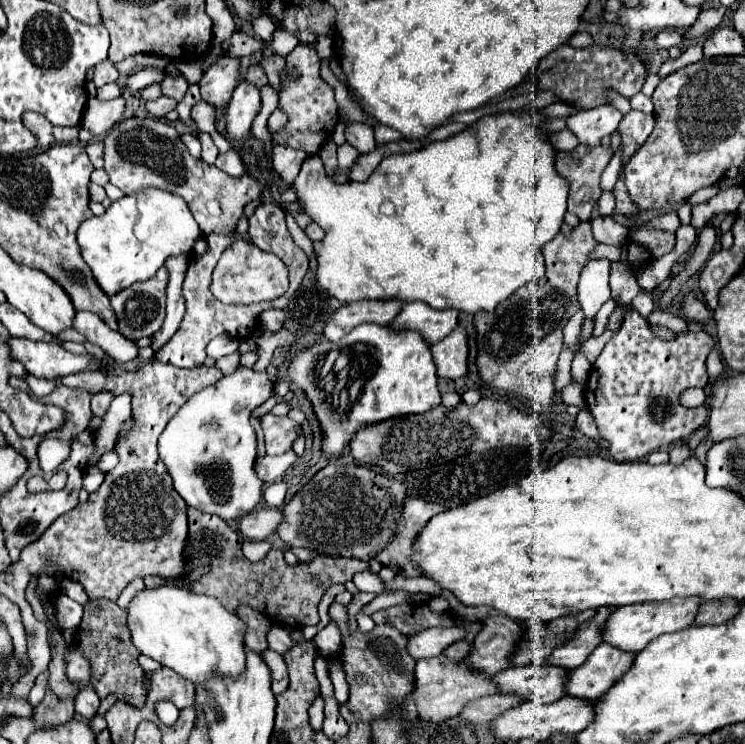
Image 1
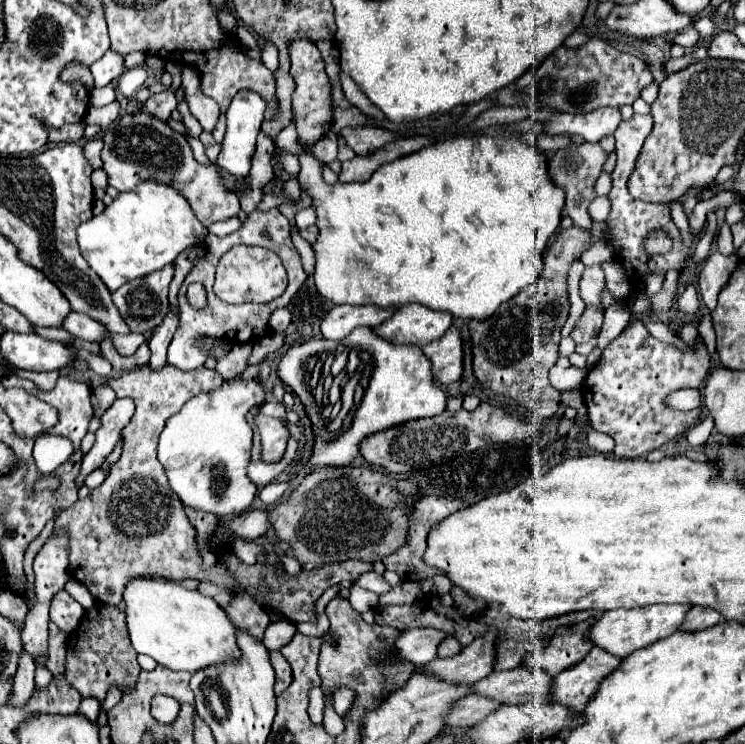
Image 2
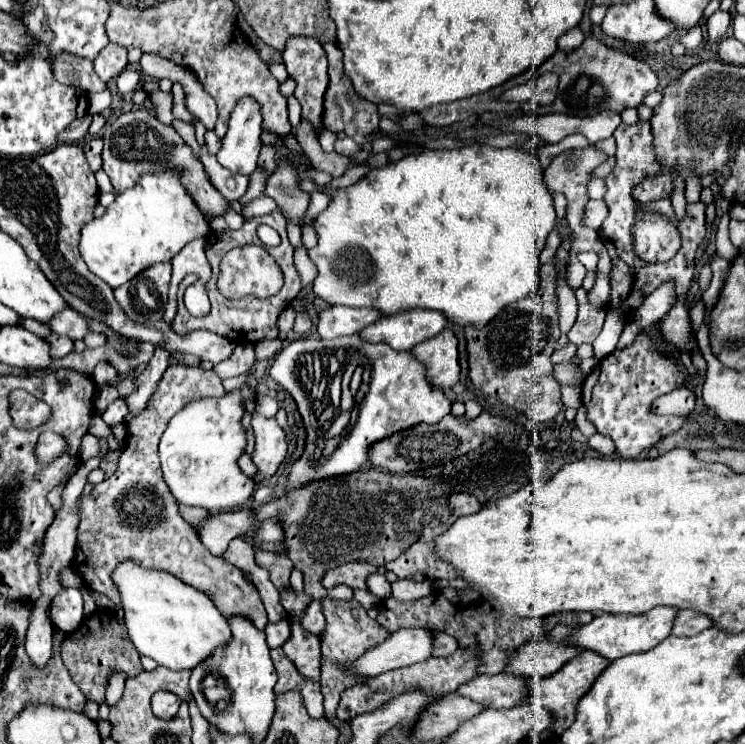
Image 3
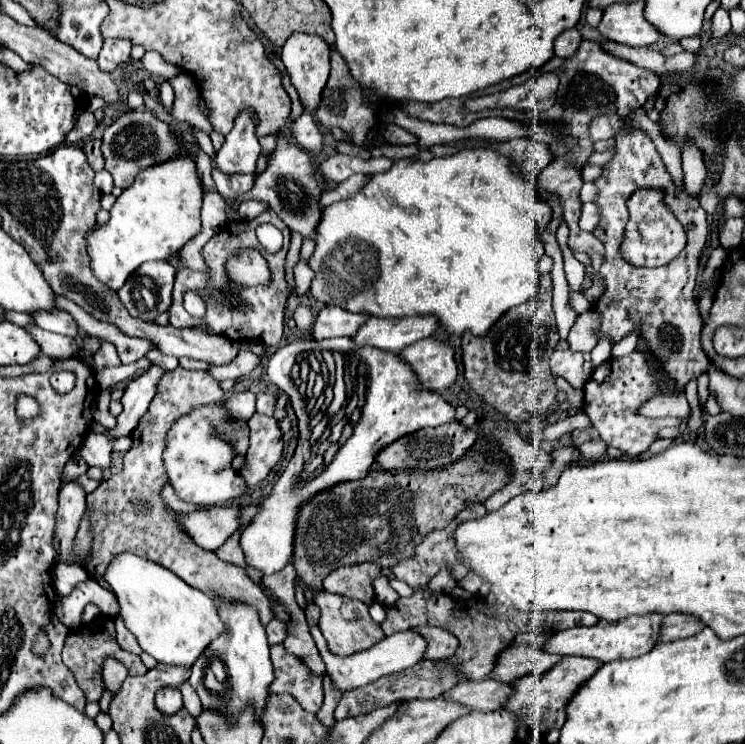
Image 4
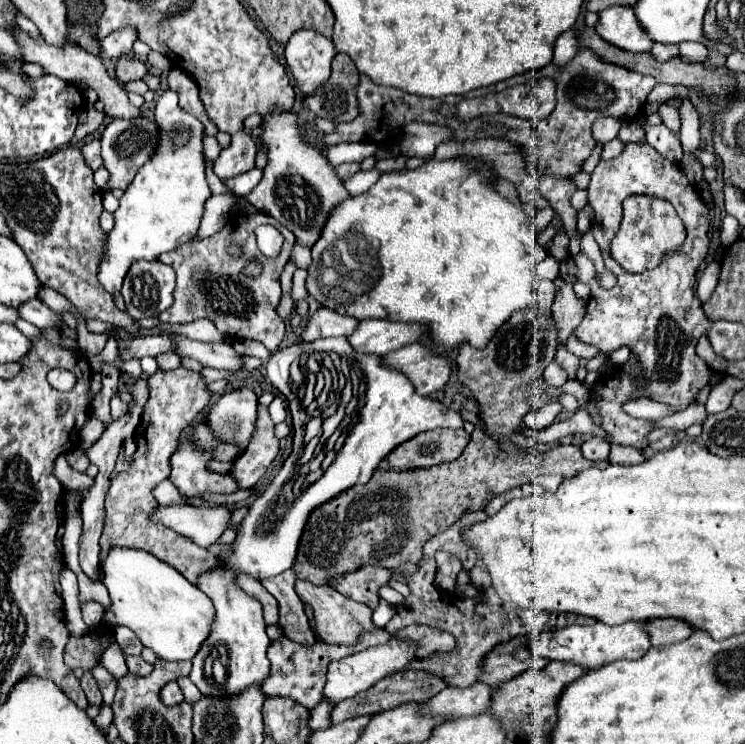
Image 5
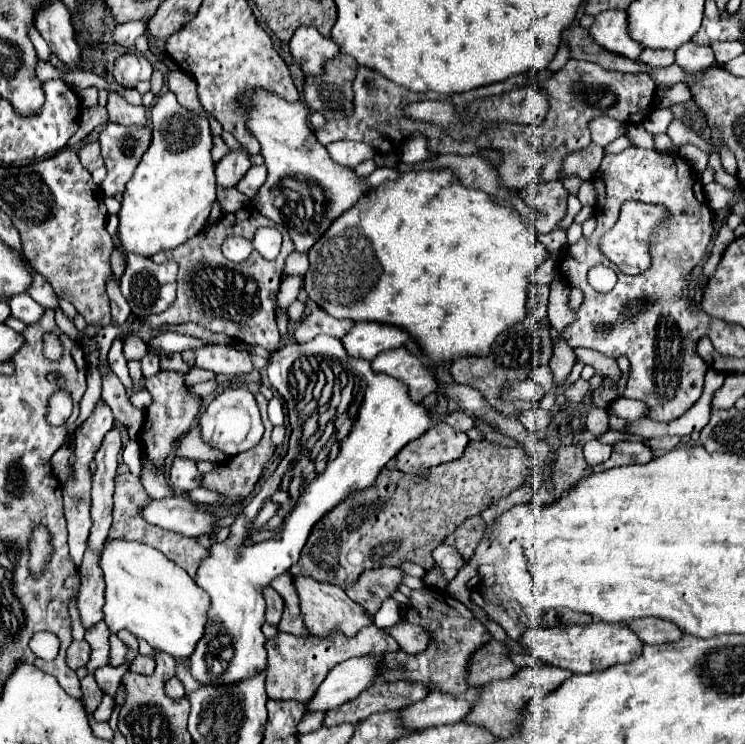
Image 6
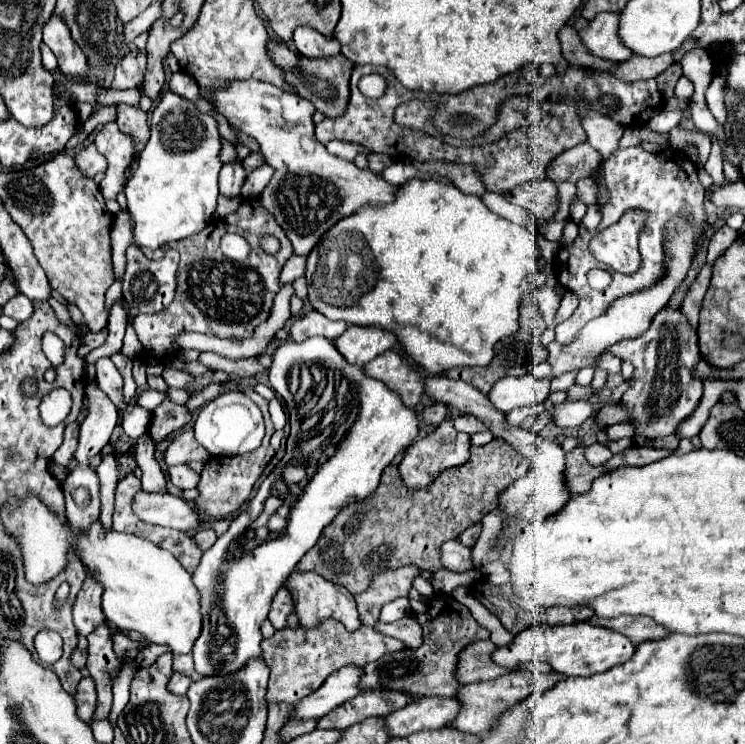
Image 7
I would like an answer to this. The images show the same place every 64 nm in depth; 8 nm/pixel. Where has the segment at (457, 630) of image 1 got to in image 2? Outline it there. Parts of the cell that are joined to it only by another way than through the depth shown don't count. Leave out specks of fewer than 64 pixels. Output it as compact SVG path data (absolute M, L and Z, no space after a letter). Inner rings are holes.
M418 628L418 630L408 630L400 632L394 648L396 656L400 660L408 660L412 664L428 664L430 660L436 658L438 644L446 638L448 634L436 628Z

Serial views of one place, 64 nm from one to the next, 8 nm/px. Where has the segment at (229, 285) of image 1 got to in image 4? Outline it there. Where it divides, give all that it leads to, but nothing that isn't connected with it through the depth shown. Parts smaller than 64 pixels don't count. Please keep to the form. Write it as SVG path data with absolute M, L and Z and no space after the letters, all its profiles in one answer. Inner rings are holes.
M252 248L241 251L238 258L230 258L228 274L234 282L244 286L256 286L256 284L268 284L270 282L270 270L264 256L260 256L258 250Z

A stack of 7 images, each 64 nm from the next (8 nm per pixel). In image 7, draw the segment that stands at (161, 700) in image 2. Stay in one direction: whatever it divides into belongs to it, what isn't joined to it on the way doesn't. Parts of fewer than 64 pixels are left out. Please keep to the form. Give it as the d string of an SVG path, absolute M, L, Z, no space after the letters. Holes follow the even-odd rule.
M174 672L172 678L170 678L170 682L168 682L168 690L172 694L186 694L186 690L188 690L190 684L192 684L192 680L188 680L188 676L184 676L180 672Z

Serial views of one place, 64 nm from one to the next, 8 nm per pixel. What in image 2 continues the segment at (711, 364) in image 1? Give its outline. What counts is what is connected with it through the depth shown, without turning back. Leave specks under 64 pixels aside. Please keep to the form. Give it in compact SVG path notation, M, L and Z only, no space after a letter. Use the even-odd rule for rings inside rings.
M709 313L707 315L704 315L700 318L698 325L698 331L699 335L704 338L704 341L707 346L707 350L712 357L713 354L716 353L716 334L713 325L712 325L712 319Z

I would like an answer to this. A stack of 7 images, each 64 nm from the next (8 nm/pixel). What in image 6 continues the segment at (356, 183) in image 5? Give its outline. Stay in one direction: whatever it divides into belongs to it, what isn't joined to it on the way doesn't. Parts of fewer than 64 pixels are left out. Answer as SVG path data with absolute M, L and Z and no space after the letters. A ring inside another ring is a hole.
M376 168L376 170L368 176L368 180L370 180L372 184L380 186L380 184L384 184L384 182L388 182L388 180L398 180L400 176L402 176L402 172L396 170L396 168Z

